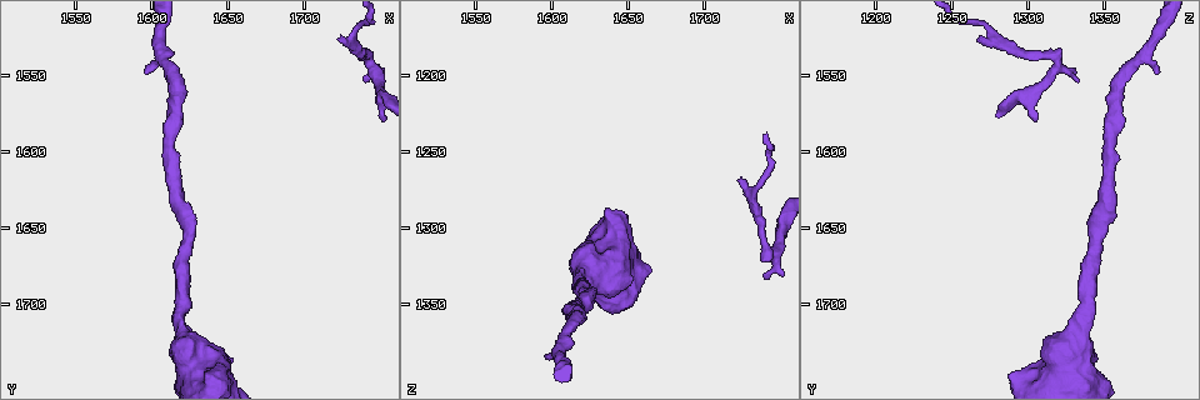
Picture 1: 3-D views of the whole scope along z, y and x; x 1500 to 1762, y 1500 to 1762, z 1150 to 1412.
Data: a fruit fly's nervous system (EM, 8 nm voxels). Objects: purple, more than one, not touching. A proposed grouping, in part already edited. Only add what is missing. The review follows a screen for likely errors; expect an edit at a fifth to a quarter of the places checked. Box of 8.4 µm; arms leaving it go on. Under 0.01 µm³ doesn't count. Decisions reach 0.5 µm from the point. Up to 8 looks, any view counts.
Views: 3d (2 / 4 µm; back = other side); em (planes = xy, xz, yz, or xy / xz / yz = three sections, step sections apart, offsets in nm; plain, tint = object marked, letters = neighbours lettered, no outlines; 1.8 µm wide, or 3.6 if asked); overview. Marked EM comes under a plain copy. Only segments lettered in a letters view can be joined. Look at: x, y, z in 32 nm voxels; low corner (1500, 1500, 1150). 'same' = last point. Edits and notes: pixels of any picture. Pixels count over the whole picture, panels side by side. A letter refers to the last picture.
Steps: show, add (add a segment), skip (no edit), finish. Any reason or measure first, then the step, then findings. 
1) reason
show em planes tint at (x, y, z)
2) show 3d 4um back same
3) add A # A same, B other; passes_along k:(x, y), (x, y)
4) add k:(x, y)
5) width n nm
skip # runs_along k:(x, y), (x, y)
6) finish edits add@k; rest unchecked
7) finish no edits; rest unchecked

branch stops here
show 3d 4um back at (1726, 1526, 1266)

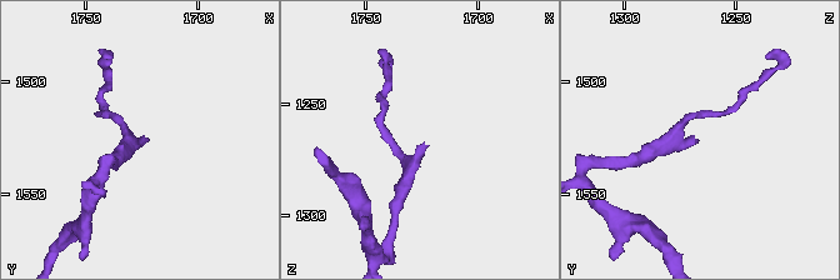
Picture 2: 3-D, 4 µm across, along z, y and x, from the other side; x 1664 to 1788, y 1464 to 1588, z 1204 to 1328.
show em xy step 16 letters at (1724, 1526, 1265)

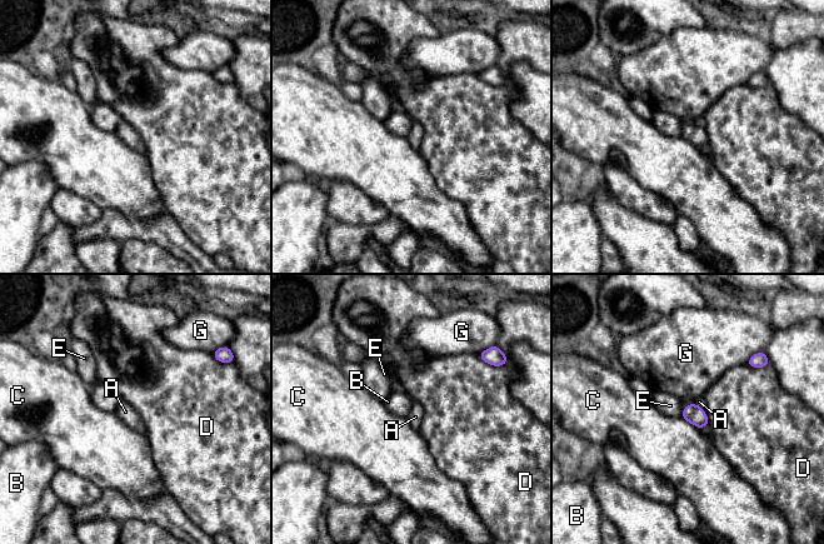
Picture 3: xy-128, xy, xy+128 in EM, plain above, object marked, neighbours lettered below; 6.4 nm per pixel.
show em planes letters same

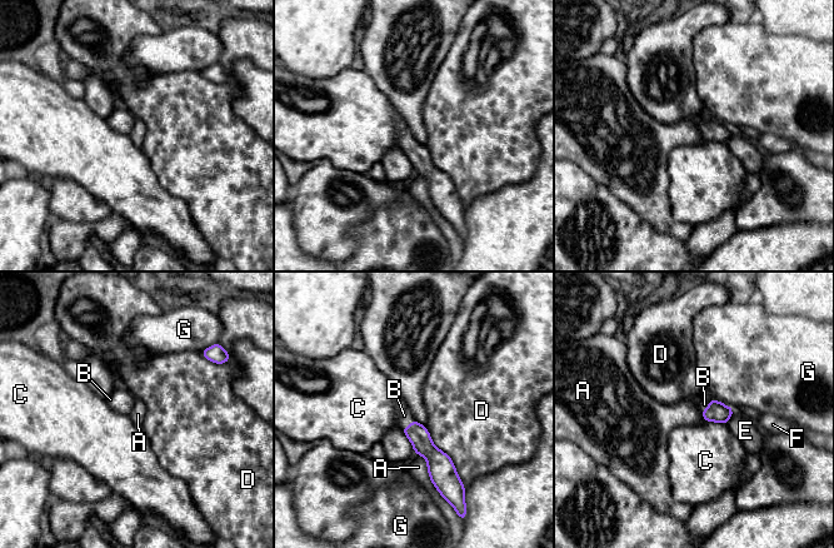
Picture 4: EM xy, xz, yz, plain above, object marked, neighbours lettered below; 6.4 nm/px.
width 130 nm; longest_contact D 460 nm
add B # A other, B same, C other, D other, E other, F other, G other; it goes on there

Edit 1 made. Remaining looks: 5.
an open end
show em planes tint at (1596, 1548, 1382)

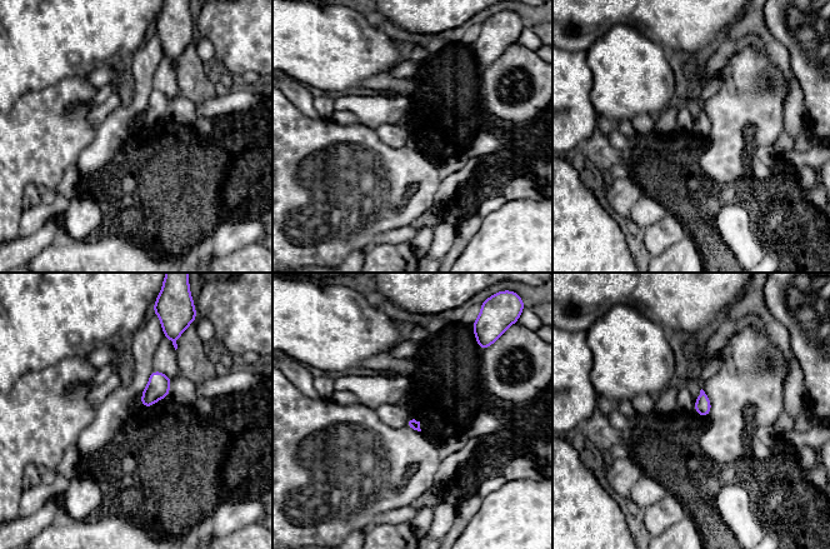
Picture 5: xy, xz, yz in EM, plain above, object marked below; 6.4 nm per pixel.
show em planes letters same

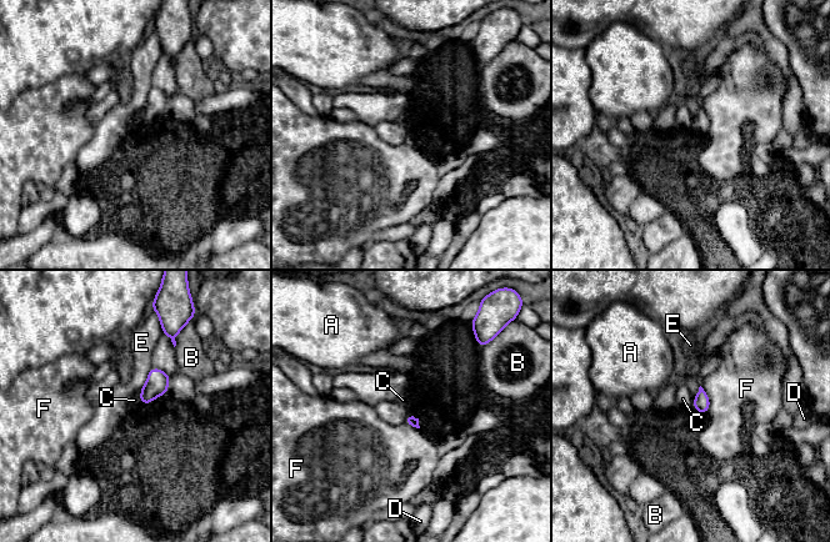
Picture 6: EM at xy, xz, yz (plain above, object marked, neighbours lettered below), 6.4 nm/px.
skip # A other, B other, C other, D other, E other, F other; border 6:(139, 391), (141, 404); none of them fits

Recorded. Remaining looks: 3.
finish edits add@4; rest unchecked

